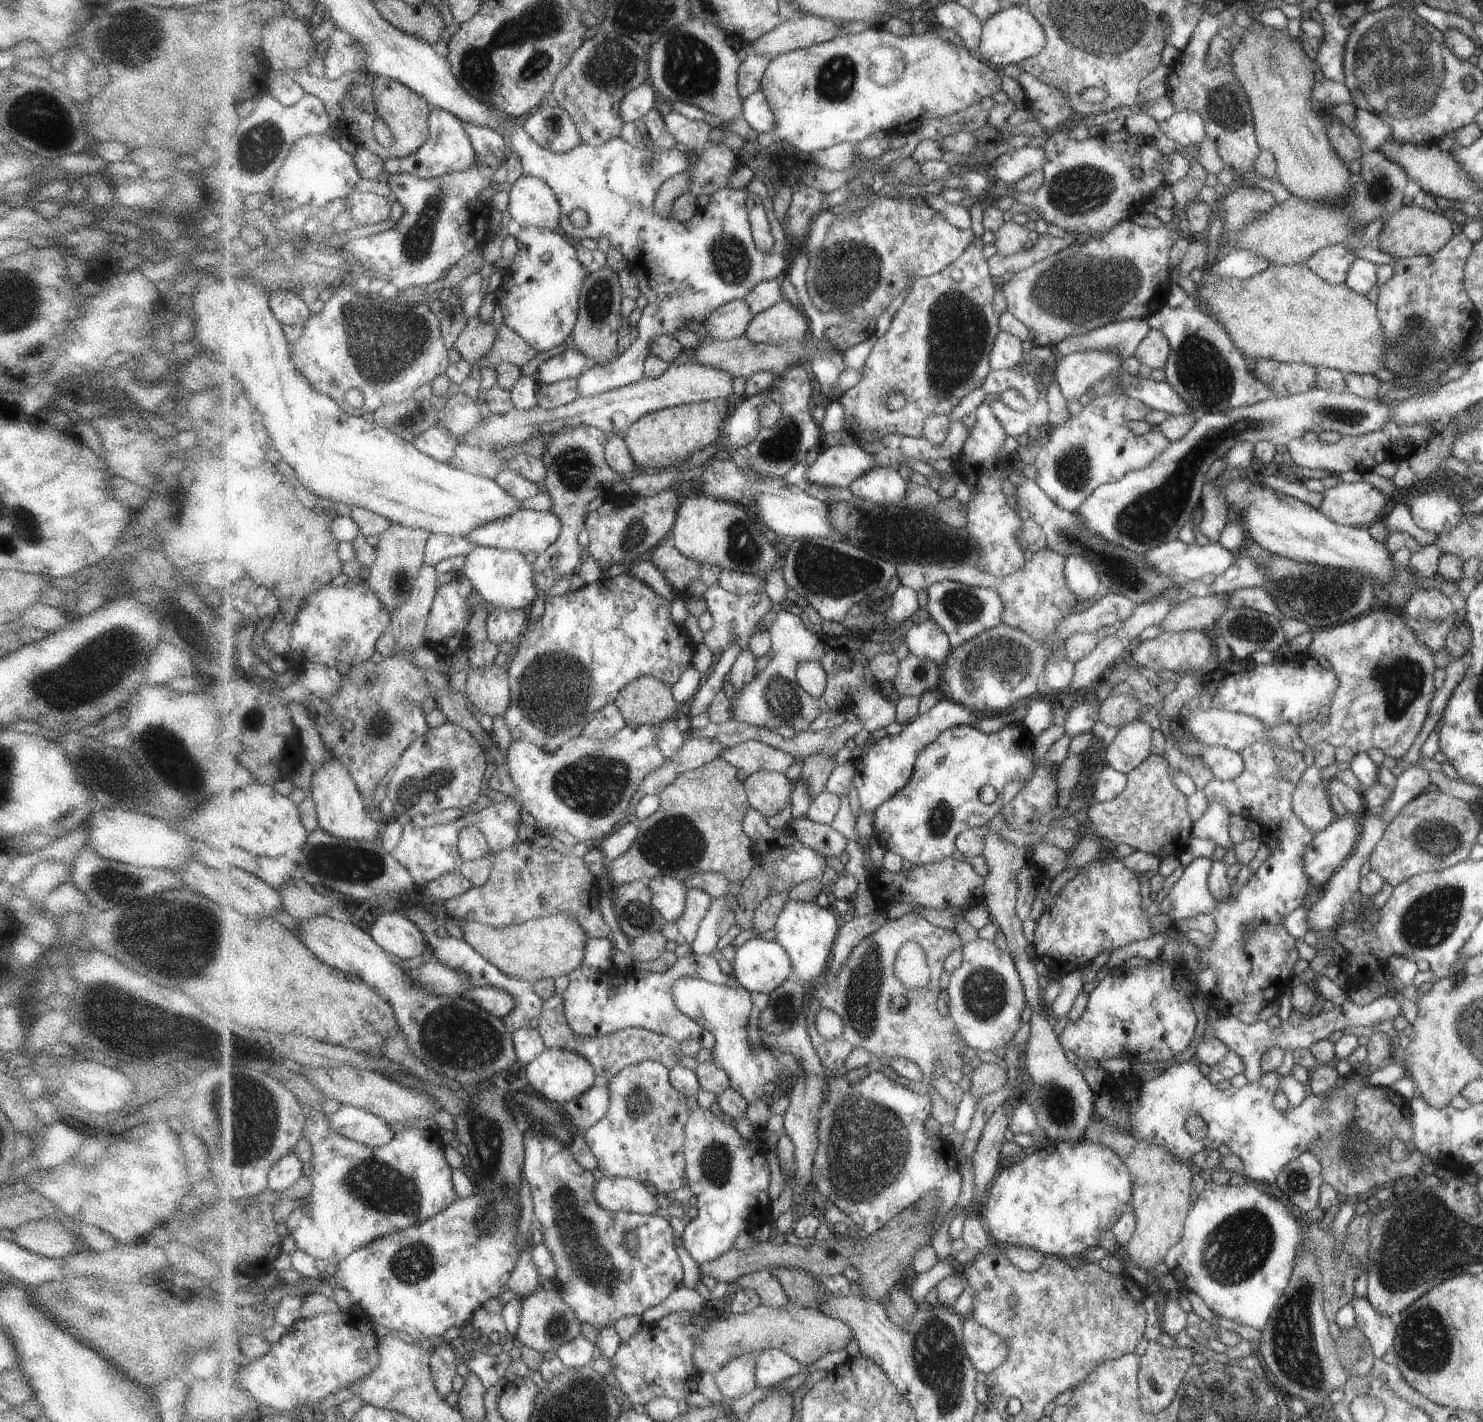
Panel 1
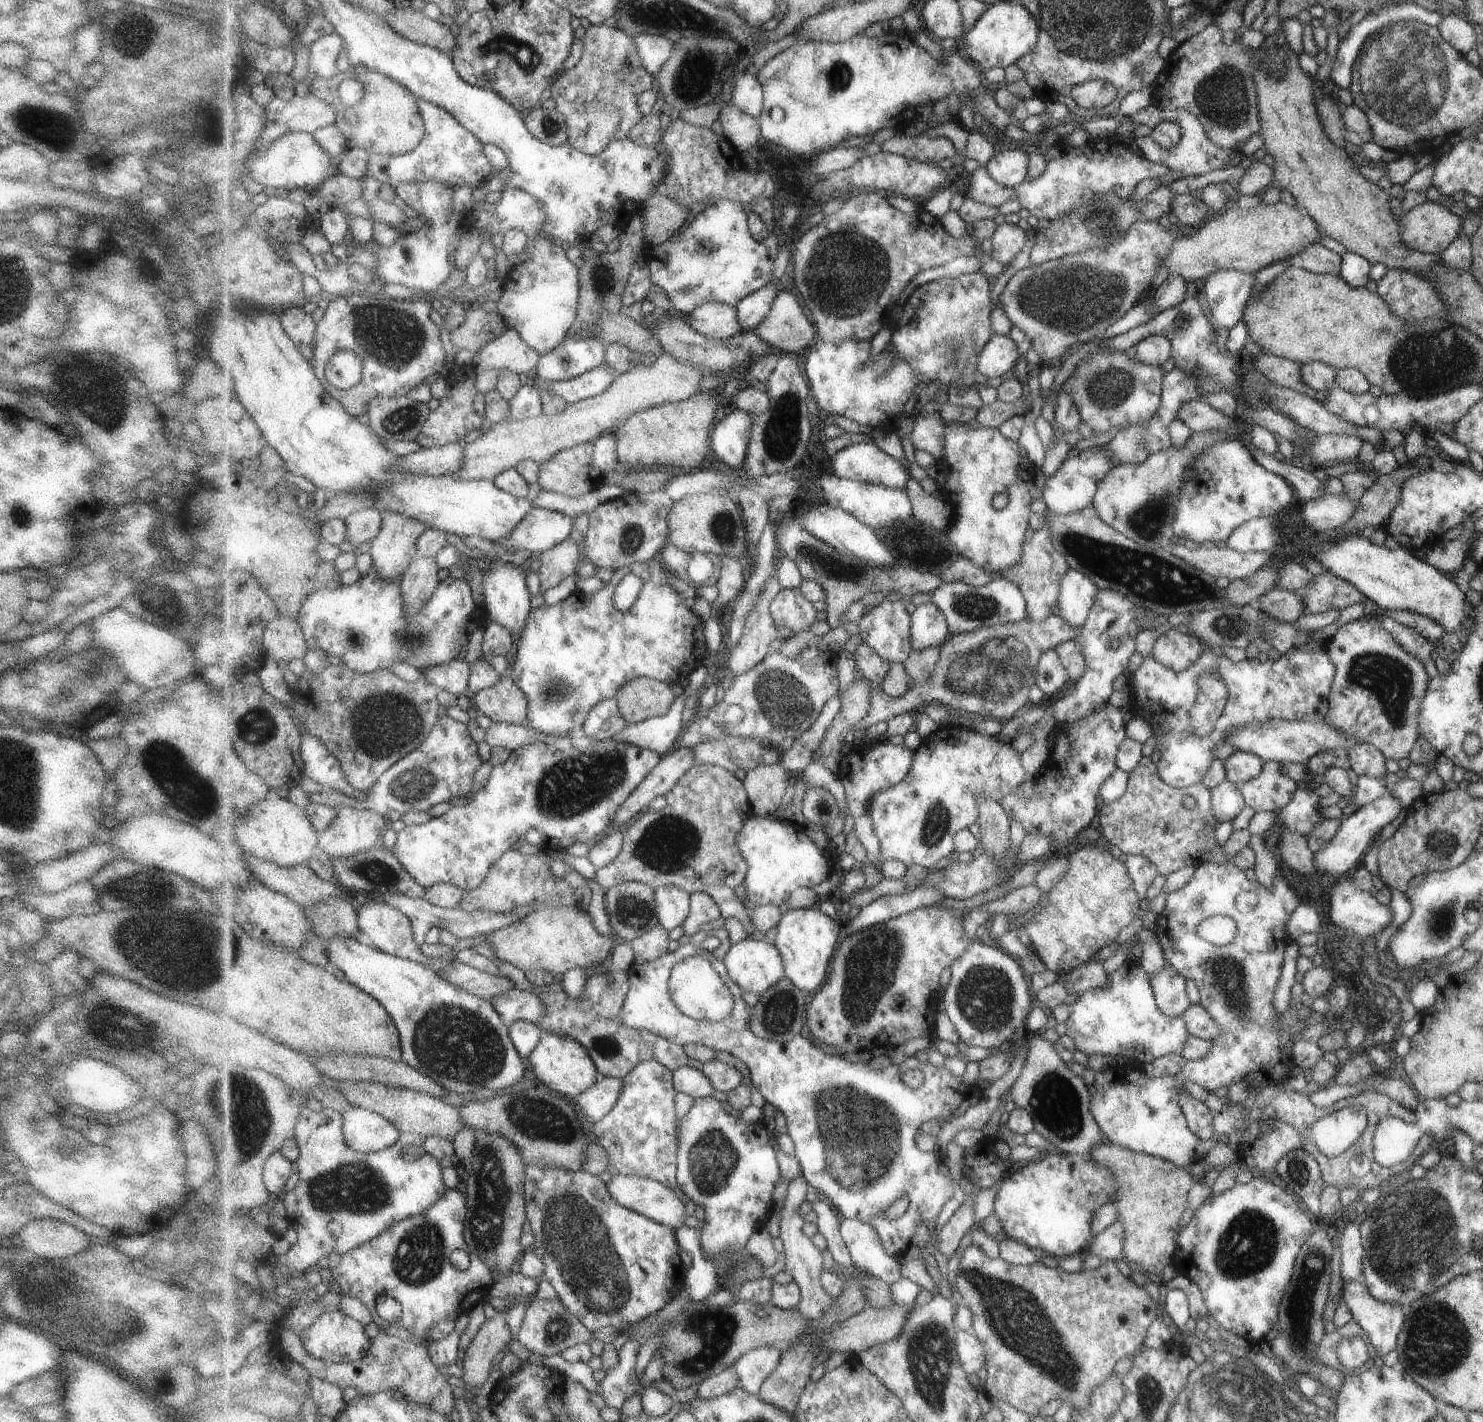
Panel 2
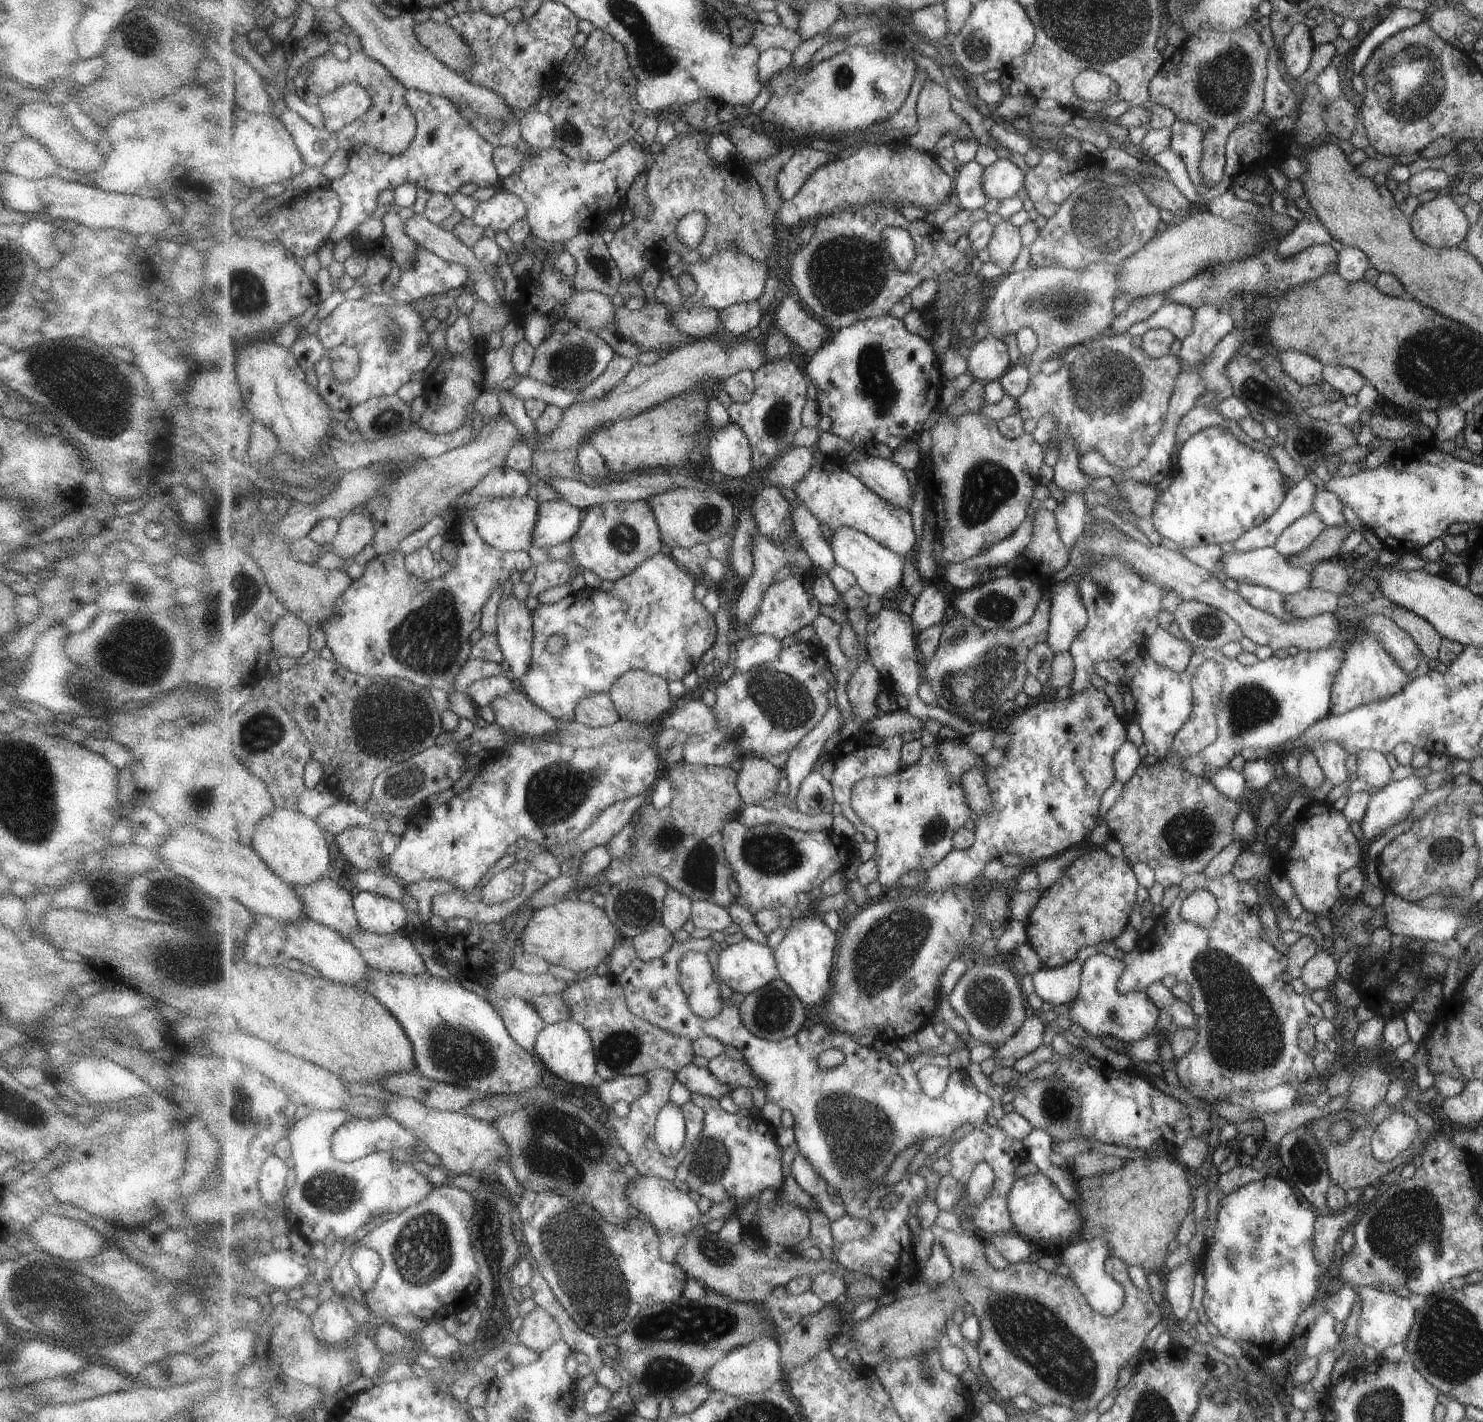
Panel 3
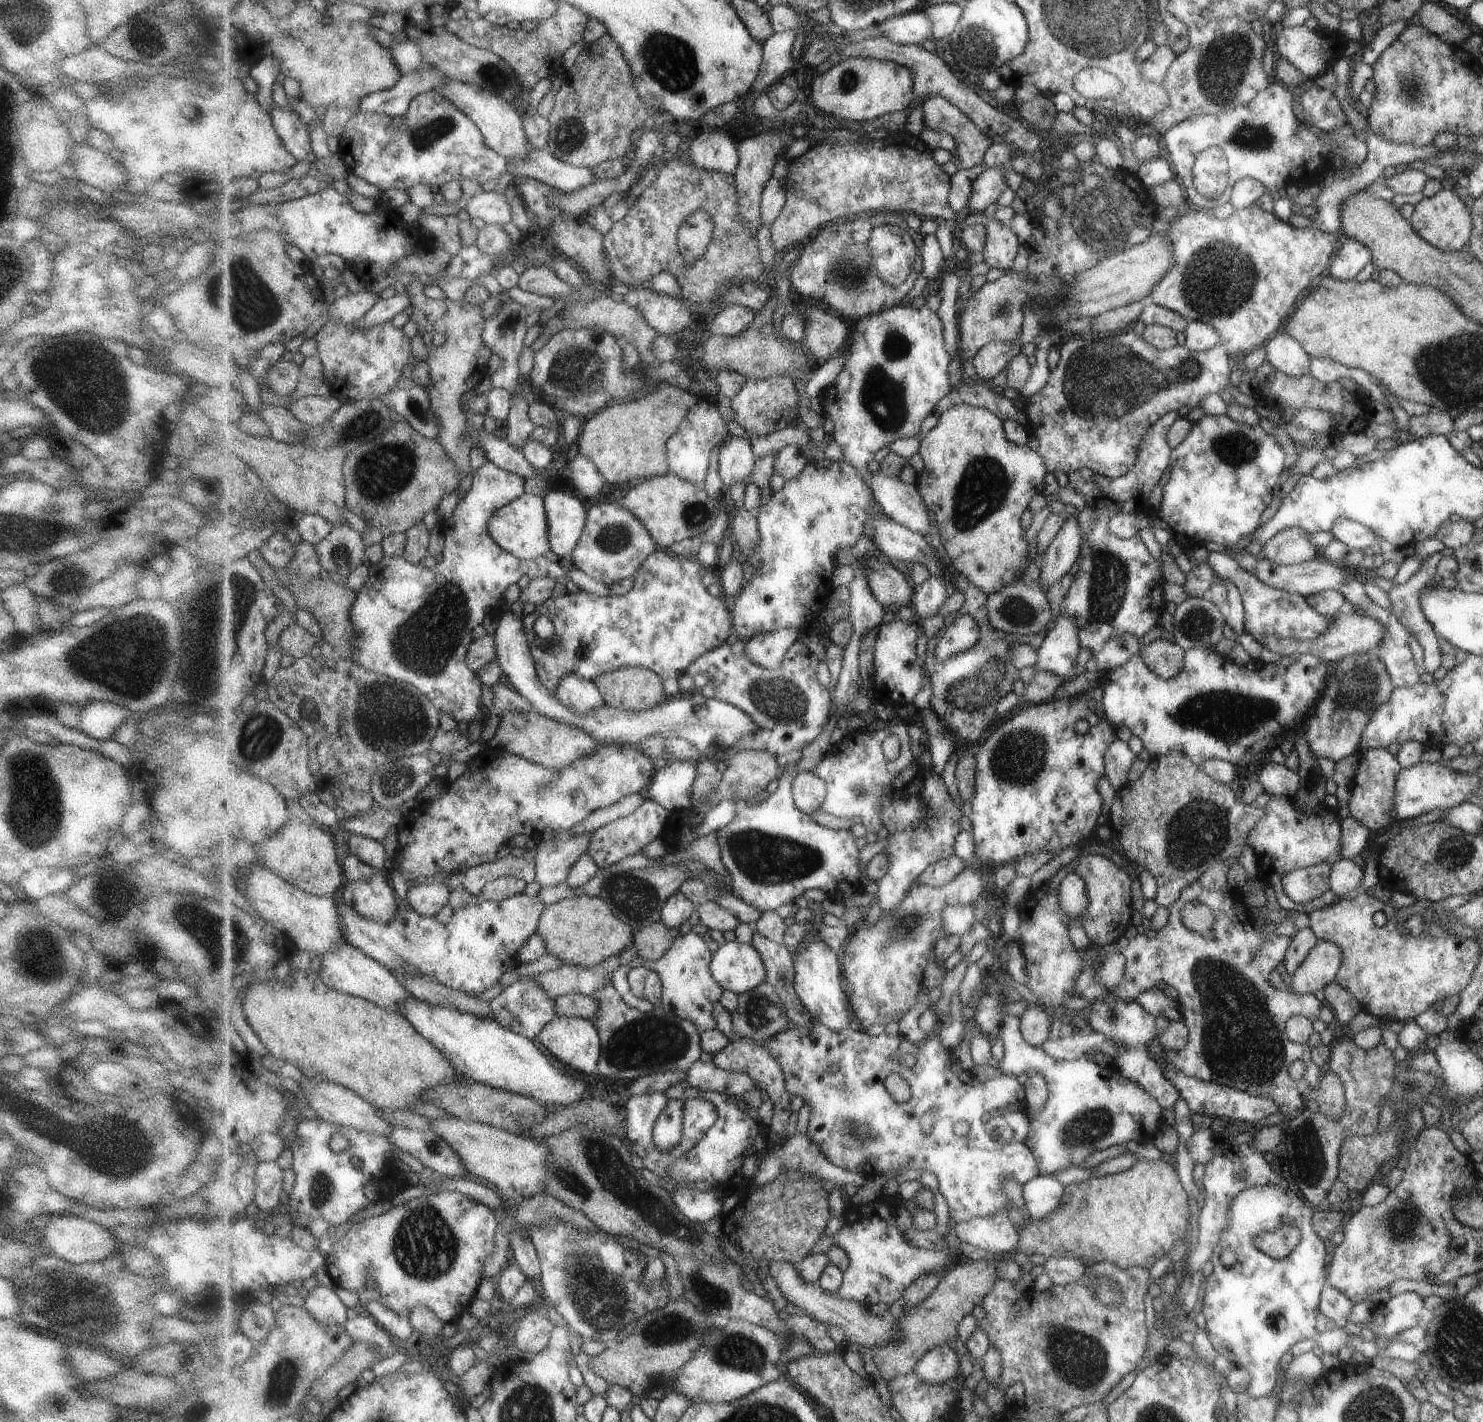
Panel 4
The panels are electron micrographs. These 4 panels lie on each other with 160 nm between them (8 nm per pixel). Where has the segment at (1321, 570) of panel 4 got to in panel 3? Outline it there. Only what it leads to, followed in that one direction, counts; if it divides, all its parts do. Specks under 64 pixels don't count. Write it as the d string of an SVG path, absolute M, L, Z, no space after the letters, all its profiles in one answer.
M1264 547L1249 551L1236 552L1234 550L1221 556L1221 560L1218 561L1221 564L1220 572L1223 572L1225 576L1233 579L1237 582L1245 582L1246 584L1253 584L1271 590L1275 590L1282 596L1287 594L1295 594L1299 590L1303 590L1309 586L1309 570L1305 567L1297 568L1297 566L1291 566L1285 557L1279 556L1272 547Z

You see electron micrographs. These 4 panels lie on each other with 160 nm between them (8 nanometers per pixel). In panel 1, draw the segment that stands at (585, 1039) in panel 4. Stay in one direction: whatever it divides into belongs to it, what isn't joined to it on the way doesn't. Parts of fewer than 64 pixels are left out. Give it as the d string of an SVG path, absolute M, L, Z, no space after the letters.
M549 1047L543 1054L528 1064L525 1069L525 1076L530 1086L535 1092L553 1102L565 1105L568 1102L579 1098L585 1094L595 1084L594 1066L579 1053L560 1049L559 1047Z

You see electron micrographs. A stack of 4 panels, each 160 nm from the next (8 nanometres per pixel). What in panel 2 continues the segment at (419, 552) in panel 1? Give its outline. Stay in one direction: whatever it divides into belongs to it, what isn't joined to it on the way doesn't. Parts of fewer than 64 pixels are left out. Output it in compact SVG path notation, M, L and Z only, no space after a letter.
M381 510L381 514L383 518L381 533L368 544L366 549L372 557L373 565L377 566L377 572L379 572L381 578L387 578L391 582L402 580L403 574L405 574L411 562L414 562L415 558L419 556L417 542L419 538L423 537L429 526L425 522L421 522L419 518L411 518L411 516L405 516L401 512Z

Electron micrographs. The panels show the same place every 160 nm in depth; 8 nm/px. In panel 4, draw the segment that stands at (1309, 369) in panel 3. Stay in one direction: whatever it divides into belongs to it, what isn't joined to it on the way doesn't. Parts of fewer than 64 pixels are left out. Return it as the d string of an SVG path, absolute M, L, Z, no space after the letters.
M1274 334L1263 346L1264 361L1278 372L1290 376L1307 375L1308 355L1287 334Z

